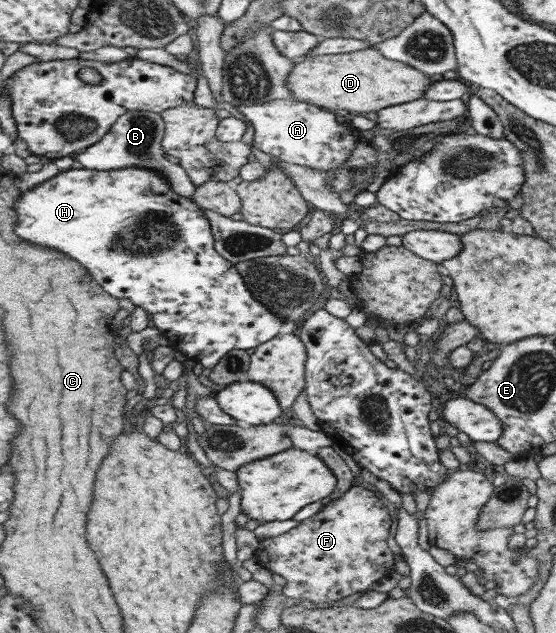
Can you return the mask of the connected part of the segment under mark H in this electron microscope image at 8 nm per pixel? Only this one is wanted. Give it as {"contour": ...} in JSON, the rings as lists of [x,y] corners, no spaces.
{"contour":[[[78,166],[70,171],[61,171],[49,180],[34,186],[30,190],[26,190],[22,195],[22,201],[18,201],[17,207],[18,235],[24,241],[30,241],[32,245],[42,245],[42,247],[48,247],[48,249],[54,249],[54,251],[62,251],[66,255],[70,253],[72,259],[76,259],[80,265],[86,265],[86,269],[92,273],[92,277],[108,293],[118,299],[128,299],[134,306],[146,309],[151,315],[152,326],[170,339],[170,346],[179,350],[187,359],[193,360],[195,363],[198,362],[203,367],[212,370],[220,363],[222,357],[226,356],[228,352],[232,352],[233,349],[255,349],[267,341],[273,340],[274,337],[289,331],[291,327],[291,322],[286,317],[282,317],[280,313],[274,313],[263,302],[257,301],[253,291],[246,285],[241,270],[218,253],[216,237],[213,233],[213,223],[210,221],[210,217],[206,215],[206,210],[198,205],[196,201],[178,195],[174,191],[174,187],[170,185],[170,181],[166,177],[162,177],[158,171],[130,167],[128,169],[114,169],[114,171],[96,173],[94,169],[84,169]]]}

